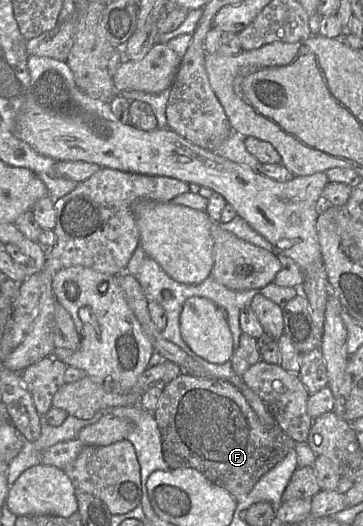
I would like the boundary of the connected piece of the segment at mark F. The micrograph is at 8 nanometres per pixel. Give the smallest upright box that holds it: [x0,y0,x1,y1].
[154,374,296,501]

